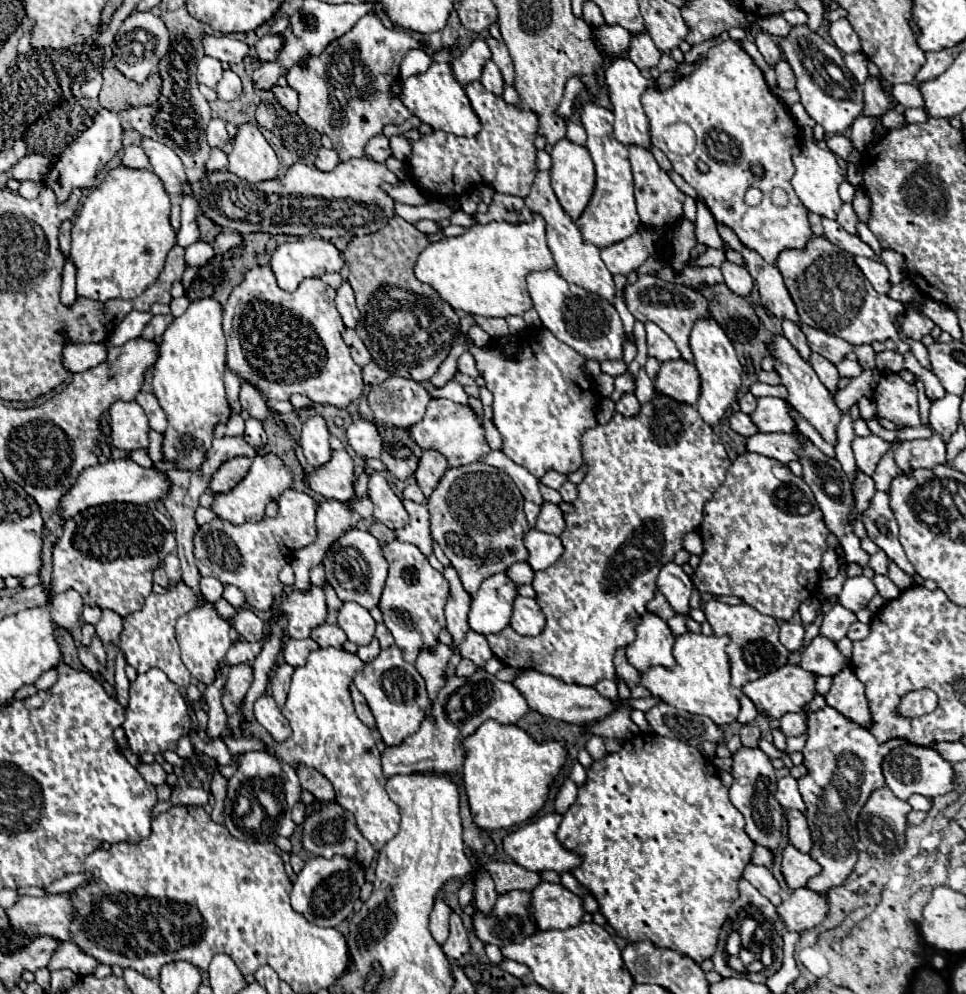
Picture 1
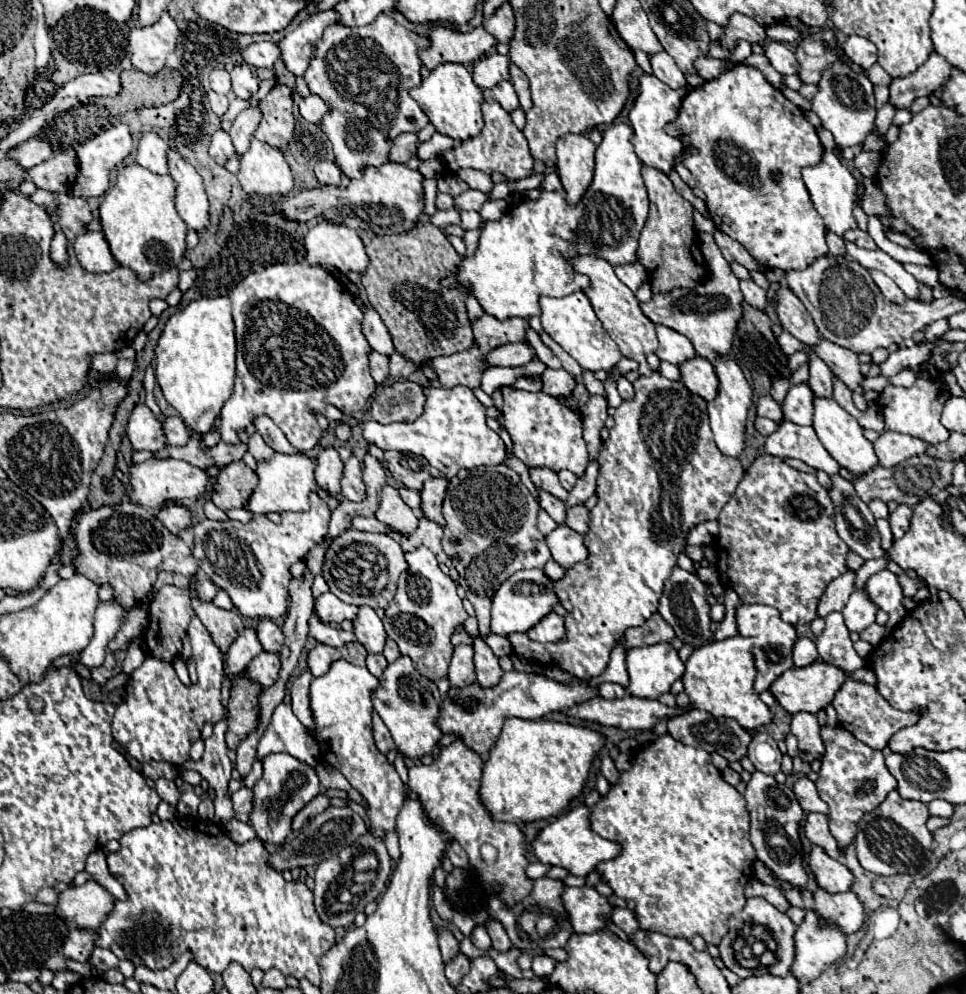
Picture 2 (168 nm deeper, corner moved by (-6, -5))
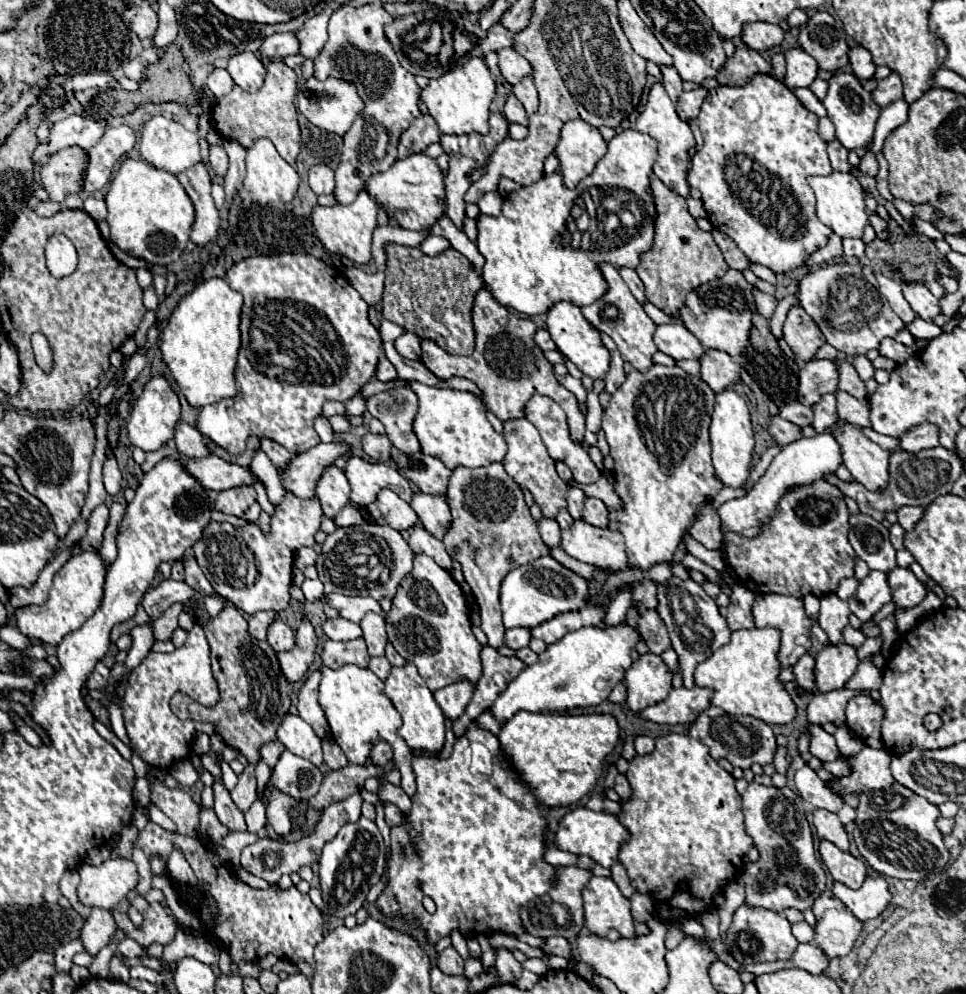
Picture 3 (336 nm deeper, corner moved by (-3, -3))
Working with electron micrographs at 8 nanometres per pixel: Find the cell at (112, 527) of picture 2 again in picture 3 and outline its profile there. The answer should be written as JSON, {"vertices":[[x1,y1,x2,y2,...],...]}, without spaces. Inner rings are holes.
{"vertices":[[184,557,182,561,184,561,184,569,186,569,184,581,186,581,196,593,200,593,200,595,204,595,204,597,206,597,206,595,216,595,216,597,218,597,218,593,214,591,214,587,212,587,210,581,206,579,206,575,200,571,196,559,194,559,194,557]]}

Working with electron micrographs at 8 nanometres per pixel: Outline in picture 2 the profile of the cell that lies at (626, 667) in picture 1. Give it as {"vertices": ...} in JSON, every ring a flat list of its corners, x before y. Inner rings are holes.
{"vertices":[[653,613,643,627,635,627,629,633,625,633,625,649,635,649,635,647,645,647,645,645,655,645,659,641,671,641,675,637,673,627,659,615]]}

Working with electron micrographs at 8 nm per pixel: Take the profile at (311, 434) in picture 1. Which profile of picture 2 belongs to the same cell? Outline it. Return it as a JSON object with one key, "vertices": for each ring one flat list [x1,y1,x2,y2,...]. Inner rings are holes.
{"vertices":[[325,447,315,459,315,479,321,489,327,489,331,495,339,495,339,481,343,473,343,461,333,447]]}

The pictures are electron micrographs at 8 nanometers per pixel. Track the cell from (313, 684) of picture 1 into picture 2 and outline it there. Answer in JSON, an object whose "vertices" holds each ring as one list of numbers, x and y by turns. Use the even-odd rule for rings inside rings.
{"vertices":[[345,659,333,661,329,671,315,677,309,687,309,705,313,713,313,737,319,745,321,759,329,759,329,767,337,769,353,789,357,789,365,801,365,813,371,821,371,833,379,839,385,833,395,831,395,817,403,807,407,789,399,779,393,763,377,749,371,735,371,691,379,685,367,667,351,665]]}

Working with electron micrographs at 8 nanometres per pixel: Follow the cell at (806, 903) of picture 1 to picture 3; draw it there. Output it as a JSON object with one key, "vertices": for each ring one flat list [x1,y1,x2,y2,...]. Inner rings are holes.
{"vertices":[[868,877,860,889,850,889,844,883,834,883,832,893,844,901,844,905,858,917,858,919,874,919,878,917,892,901,890,885,884,877]]}

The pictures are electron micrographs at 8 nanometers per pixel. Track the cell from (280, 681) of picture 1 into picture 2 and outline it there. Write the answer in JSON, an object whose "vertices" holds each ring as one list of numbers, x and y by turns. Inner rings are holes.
{"vertices":[[303,671,291,685,291,707,293,707,293,713,309,729,313,725,311,709,309,709,309,701,307,701,307,689,309,689,311,679,313,679,313,675,309,671]]}

